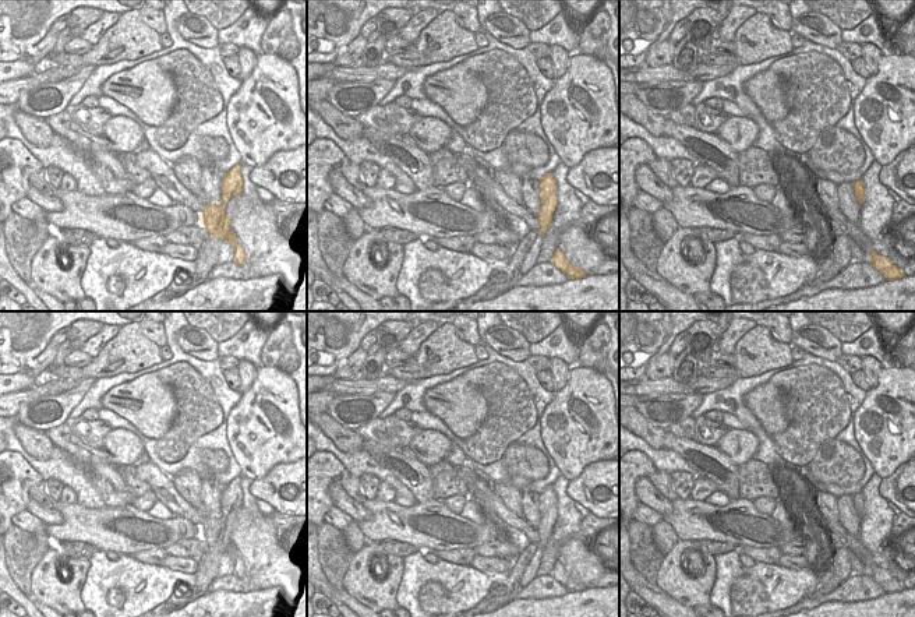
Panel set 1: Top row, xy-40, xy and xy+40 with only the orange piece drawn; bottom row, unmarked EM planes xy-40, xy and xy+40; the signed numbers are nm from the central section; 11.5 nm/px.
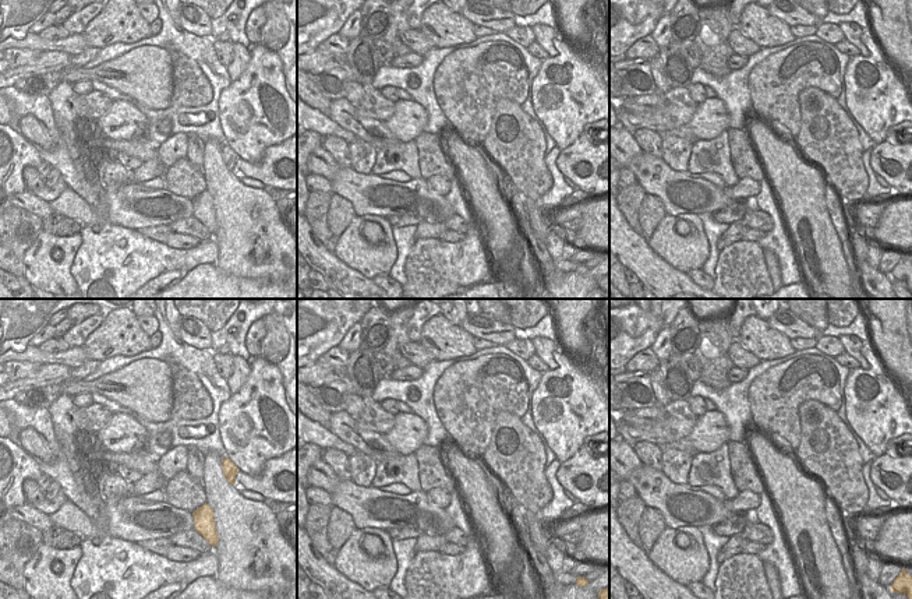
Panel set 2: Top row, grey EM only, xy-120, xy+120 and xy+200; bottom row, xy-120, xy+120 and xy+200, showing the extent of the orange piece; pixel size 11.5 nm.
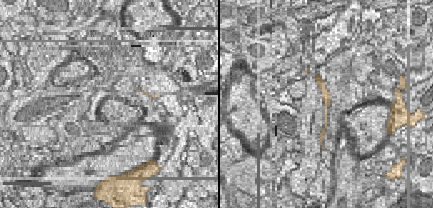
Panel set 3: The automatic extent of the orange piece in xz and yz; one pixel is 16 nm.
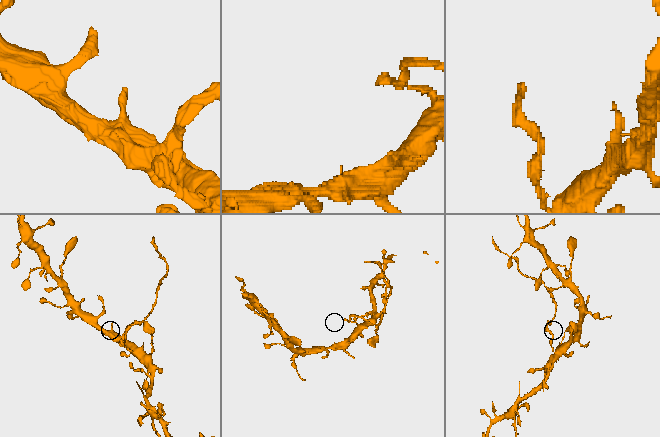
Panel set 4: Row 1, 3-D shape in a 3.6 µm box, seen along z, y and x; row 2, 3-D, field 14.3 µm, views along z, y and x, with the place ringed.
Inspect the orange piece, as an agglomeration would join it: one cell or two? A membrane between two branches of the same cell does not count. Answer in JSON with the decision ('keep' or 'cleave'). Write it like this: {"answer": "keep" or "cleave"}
{"answer": "cleave"}

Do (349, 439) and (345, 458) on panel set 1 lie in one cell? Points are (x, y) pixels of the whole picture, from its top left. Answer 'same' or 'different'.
different

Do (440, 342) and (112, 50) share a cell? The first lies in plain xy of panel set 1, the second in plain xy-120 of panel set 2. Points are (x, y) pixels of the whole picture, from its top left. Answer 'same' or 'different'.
different

